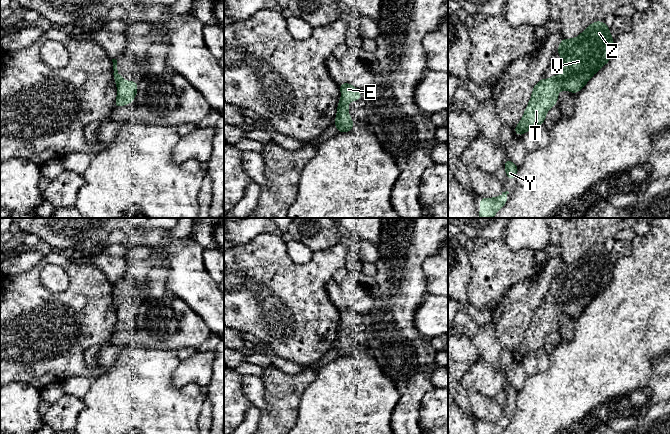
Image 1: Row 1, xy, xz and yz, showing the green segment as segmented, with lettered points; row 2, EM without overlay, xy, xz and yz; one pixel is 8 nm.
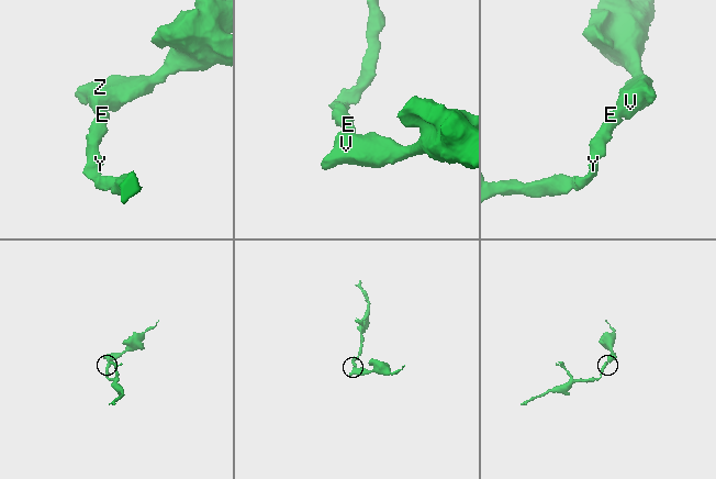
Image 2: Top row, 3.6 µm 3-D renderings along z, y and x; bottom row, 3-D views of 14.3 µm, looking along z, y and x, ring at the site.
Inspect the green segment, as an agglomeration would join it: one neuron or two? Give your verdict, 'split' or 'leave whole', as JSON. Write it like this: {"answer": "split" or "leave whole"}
{"answer": "leave whole"}

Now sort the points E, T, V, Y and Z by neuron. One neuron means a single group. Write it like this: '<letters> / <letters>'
E T V Y Z

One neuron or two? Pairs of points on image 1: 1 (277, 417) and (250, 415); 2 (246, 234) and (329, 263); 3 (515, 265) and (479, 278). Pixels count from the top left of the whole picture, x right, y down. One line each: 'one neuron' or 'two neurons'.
1: two neurons
2: two neurons
3: one neuron

